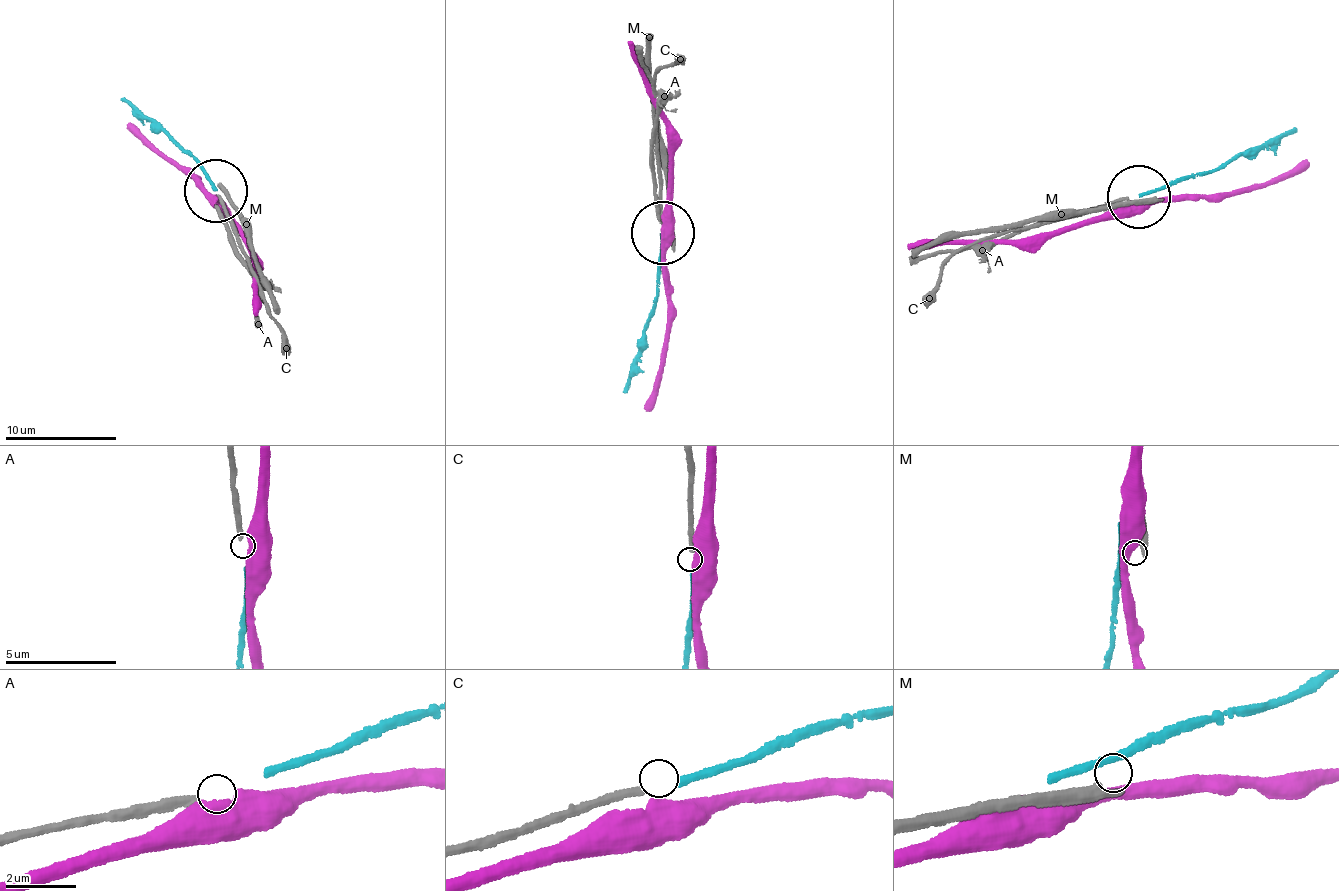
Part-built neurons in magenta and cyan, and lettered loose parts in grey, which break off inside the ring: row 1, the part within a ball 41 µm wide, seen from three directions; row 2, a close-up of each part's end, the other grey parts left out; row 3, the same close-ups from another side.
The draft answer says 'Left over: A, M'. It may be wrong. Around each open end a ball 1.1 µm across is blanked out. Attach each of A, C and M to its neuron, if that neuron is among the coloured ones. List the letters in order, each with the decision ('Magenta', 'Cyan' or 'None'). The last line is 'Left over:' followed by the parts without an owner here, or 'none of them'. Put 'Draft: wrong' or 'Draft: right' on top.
Draft: right
A: None
C: Cyan
M: None
Left over: A, M

